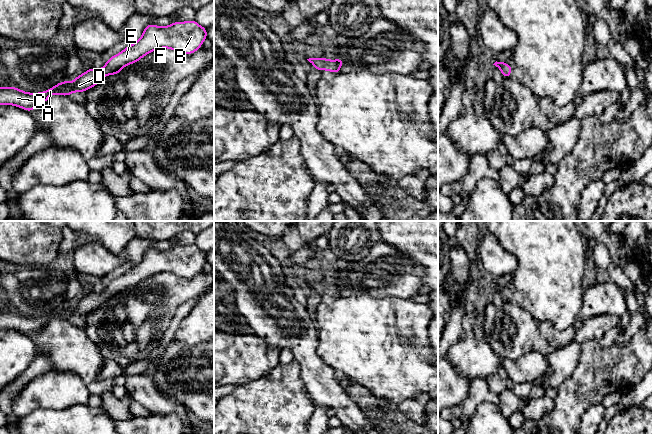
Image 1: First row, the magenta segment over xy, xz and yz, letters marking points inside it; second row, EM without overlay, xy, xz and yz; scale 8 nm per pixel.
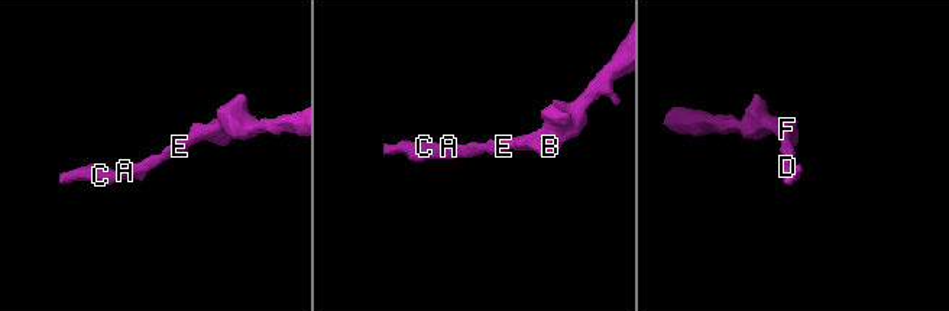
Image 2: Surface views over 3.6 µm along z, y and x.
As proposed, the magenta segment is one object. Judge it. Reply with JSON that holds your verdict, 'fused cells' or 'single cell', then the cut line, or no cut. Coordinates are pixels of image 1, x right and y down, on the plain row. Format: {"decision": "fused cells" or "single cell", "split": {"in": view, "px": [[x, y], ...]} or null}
{"decision": "single cell", "split": null}

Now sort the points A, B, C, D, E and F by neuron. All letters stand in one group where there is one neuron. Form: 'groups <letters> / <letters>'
groups A B C D E F

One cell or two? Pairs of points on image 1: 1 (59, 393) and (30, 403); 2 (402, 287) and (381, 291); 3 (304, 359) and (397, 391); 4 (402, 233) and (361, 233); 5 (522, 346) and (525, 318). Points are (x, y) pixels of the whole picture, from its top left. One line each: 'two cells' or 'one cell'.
1: one cell
2: one cell
3: two cells
4: two cells
5: one cell

